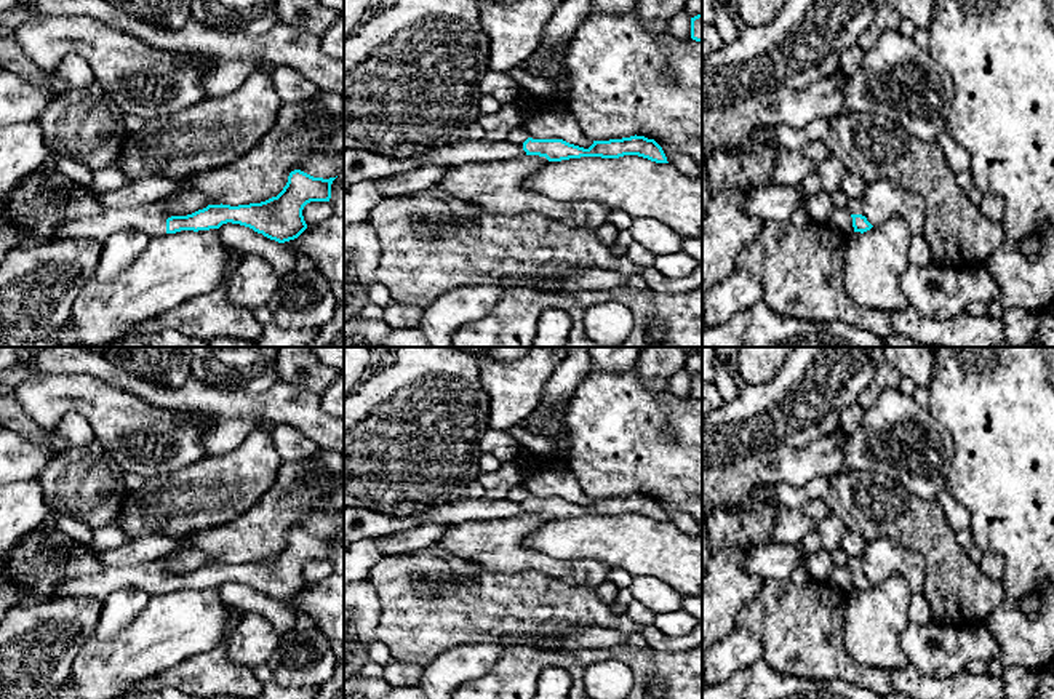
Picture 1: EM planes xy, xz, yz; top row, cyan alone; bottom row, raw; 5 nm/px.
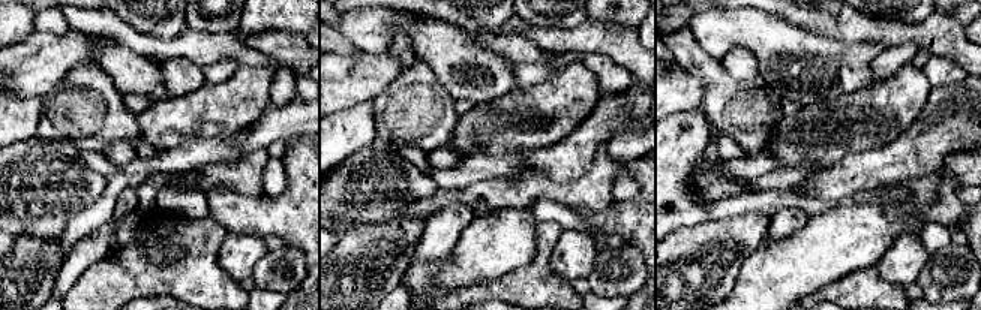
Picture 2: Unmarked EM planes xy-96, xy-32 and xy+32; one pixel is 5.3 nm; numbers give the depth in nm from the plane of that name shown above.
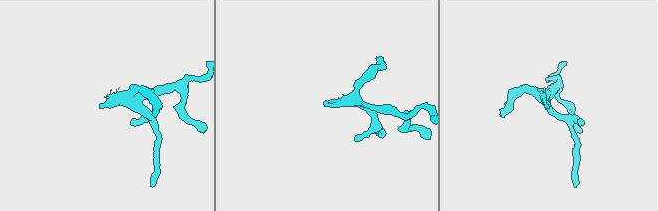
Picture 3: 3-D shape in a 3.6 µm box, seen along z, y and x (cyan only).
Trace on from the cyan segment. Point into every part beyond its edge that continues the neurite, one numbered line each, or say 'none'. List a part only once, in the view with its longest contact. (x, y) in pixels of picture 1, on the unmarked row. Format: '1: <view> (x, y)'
1: xy (151, 576)

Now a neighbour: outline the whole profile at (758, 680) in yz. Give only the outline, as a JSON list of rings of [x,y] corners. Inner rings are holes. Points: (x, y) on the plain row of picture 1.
[[[763,659],[720,685],[702,683],[702,699],[884,699],[843,680],[785,677]]]

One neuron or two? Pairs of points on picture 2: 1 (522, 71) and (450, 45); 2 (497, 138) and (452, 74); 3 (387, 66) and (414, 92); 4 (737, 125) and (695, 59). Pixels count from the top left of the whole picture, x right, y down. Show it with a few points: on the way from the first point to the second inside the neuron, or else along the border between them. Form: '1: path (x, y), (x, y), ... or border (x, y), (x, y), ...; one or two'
1: border (513, 63), (516, 89); two
2: border (509, 92), (476, 105); two
3: border (402, 71), (372, 99); two
4: path (732, 108), (711, 75); one

